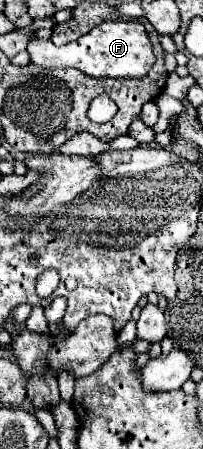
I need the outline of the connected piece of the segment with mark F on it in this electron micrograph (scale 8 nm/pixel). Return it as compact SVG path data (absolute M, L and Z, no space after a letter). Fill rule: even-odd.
M136 20L102 22L96 28L92 28L88 34L62 48L54 46L52 40L32 38L28 44L28 52L30 52L32 64L36 66L42 66L42 68L74 67L96 78L108 78L108 76L110 78L142 78L150 72L150 68L156 62L150 36L144 24Z

